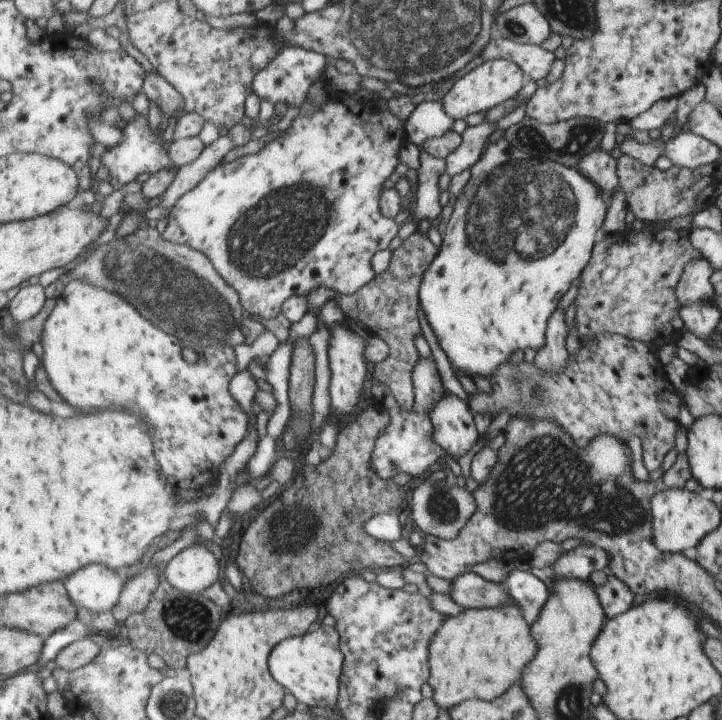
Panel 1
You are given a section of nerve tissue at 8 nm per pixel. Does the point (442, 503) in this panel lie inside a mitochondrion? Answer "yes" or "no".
yes

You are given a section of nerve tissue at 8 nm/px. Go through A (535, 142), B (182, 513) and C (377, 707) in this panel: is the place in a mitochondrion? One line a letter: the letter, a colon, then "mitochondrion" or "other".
A: mitochondrion
B: other
C: mitochondrion

